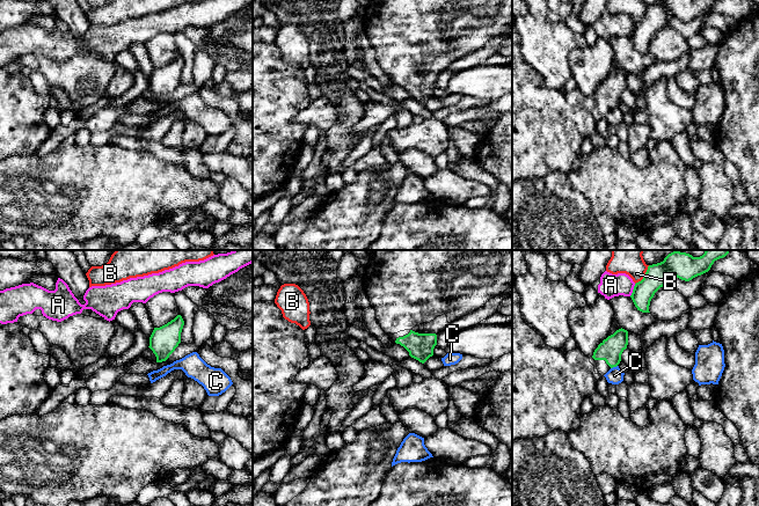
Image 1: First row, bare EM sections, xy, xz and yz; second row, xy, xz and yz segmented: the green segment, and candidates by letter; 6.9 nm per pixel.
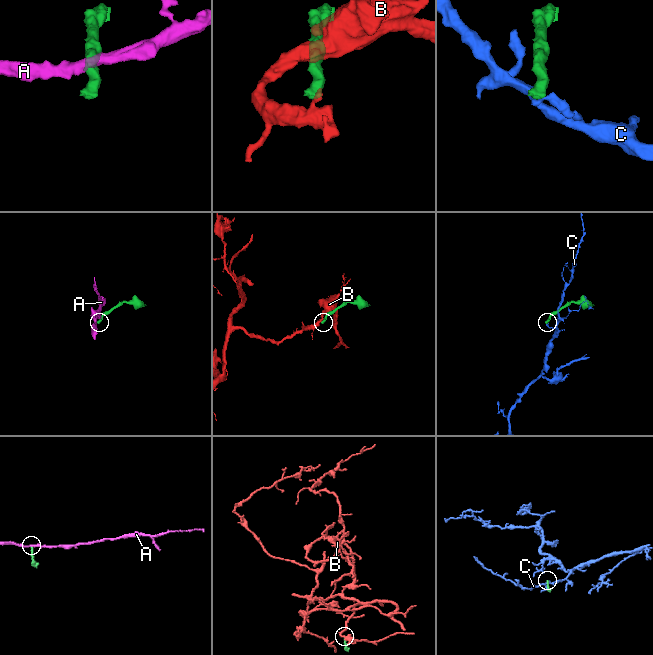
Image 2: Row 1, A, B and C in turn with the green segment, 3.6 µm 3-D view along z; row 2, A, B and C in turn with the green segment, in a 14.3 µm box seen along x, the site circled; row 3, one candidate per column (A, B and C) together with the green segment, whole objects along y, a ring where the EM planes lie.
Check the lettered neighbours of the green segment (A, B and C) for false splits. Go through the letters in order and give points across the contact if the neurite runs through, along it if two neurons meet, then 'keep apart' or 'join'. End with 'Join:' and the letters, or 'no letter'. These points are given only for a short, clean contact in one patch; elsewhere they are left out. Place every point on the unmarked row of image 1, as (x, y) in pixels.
A: border along yz (635, 24), (629, 36); keep apart
B: border along yz (649, 6), (644, 16), (635, 24); keep apart
C: border along yz (617, 105), (611, 109); keep apart
Join: no letter

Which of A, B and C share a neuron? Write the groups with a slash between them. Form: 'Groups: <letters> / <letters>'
Groups: A / B / C

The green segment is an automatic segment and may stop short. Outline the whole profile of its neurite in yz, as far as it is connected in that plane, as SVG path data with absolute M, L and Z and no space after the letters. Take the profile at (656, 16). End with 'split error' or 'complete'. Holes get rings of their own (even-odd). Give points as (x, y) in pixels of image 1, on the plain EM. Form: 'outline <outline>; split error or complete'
outline M664 0L649 6L643 20L635 24L630 36L635 47L642 53L650 53L651 39L661 28L669 24L670 16L689 22L708 13L715 1L717 0Z; complete

